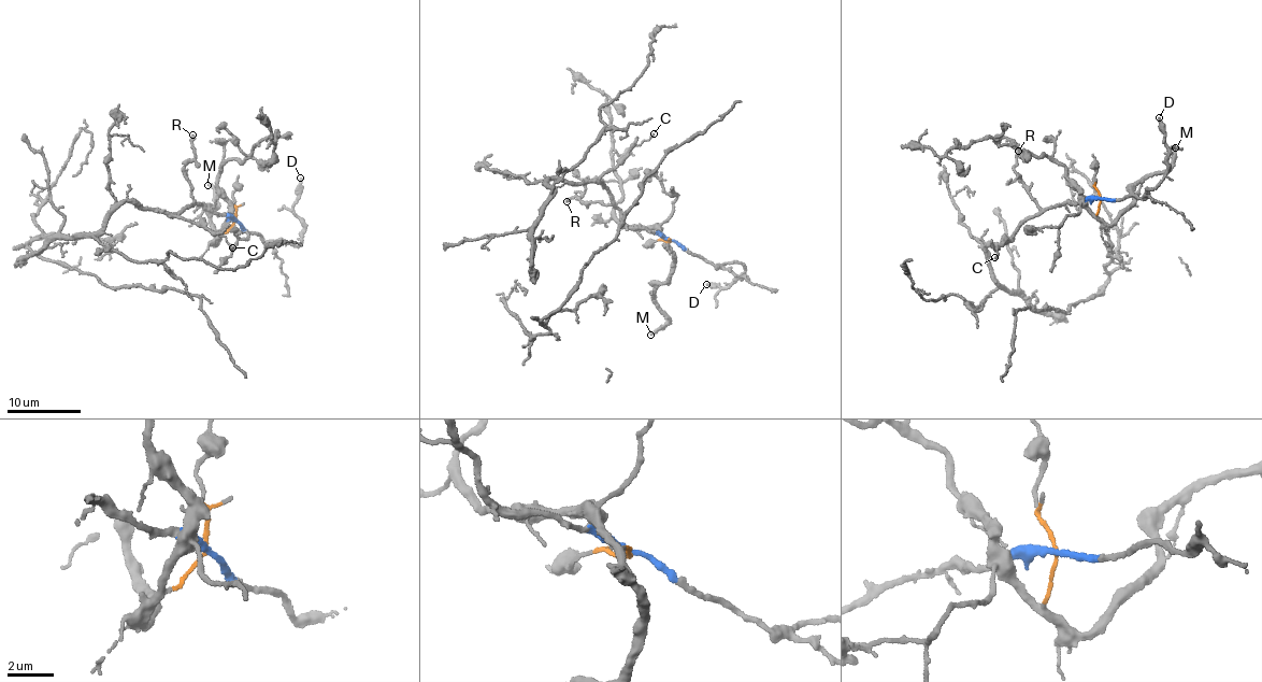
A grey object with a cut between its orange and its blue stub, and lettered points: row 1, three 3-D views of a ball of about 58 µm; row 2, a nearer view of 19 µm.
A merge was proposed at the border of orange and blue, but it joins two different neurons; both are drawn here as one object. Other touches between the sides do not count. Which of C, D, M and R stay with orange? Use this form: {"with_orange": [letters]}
{"with_orange": ["M"]}

